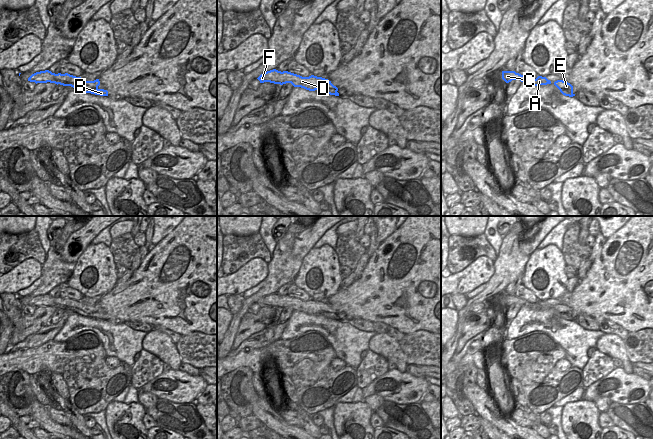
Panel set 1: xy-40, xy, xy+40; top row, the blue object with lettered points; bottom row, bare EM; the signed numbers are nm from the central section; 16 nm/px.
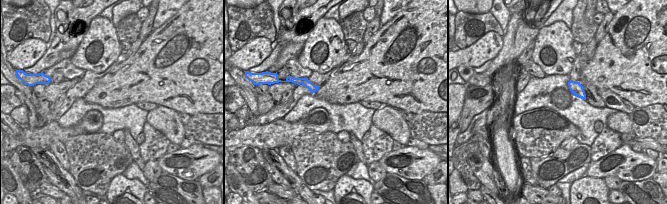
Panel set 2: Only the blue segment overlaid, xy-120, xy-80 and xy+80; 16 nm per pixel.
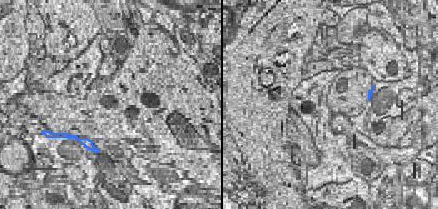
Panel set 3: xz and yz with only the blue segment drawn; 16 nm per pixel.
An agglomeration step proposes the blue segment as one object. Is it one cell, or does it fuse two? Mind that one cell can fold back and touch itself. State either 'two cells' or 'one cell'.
one cell

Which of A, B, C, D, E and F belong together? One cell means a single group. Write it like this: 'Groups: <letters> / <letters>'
Groups: A B C D E F.

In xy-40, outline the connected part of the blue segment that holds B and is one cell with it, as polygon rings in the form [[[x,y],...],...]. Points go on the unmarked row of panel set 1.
[[[49,294],[40,295],[32,298],[28,305],[37,307],[55,307],[60,308],[63,310],[71,310],[74,313],[85,317],[91,317],[100,320],[108,320],[108,315],[104,313],[99,313],[98,310],[100,309],[99,303],[94,305],[86,305],[83,304],[81,301],[76,301],[70,299],[68,297],[65,298],[55,298]]]

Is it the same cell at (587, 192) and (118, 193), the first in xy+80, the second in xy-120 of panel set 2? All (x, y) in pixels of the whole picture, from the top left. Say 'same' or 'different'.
same

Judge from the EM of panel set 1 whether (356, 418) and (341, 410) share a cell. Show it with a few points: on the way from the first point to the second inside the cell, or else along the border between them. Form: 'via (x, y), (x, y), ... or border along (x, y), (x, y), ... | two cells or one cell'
via (352, 417), (348, 417), (345, 414) | one cell

